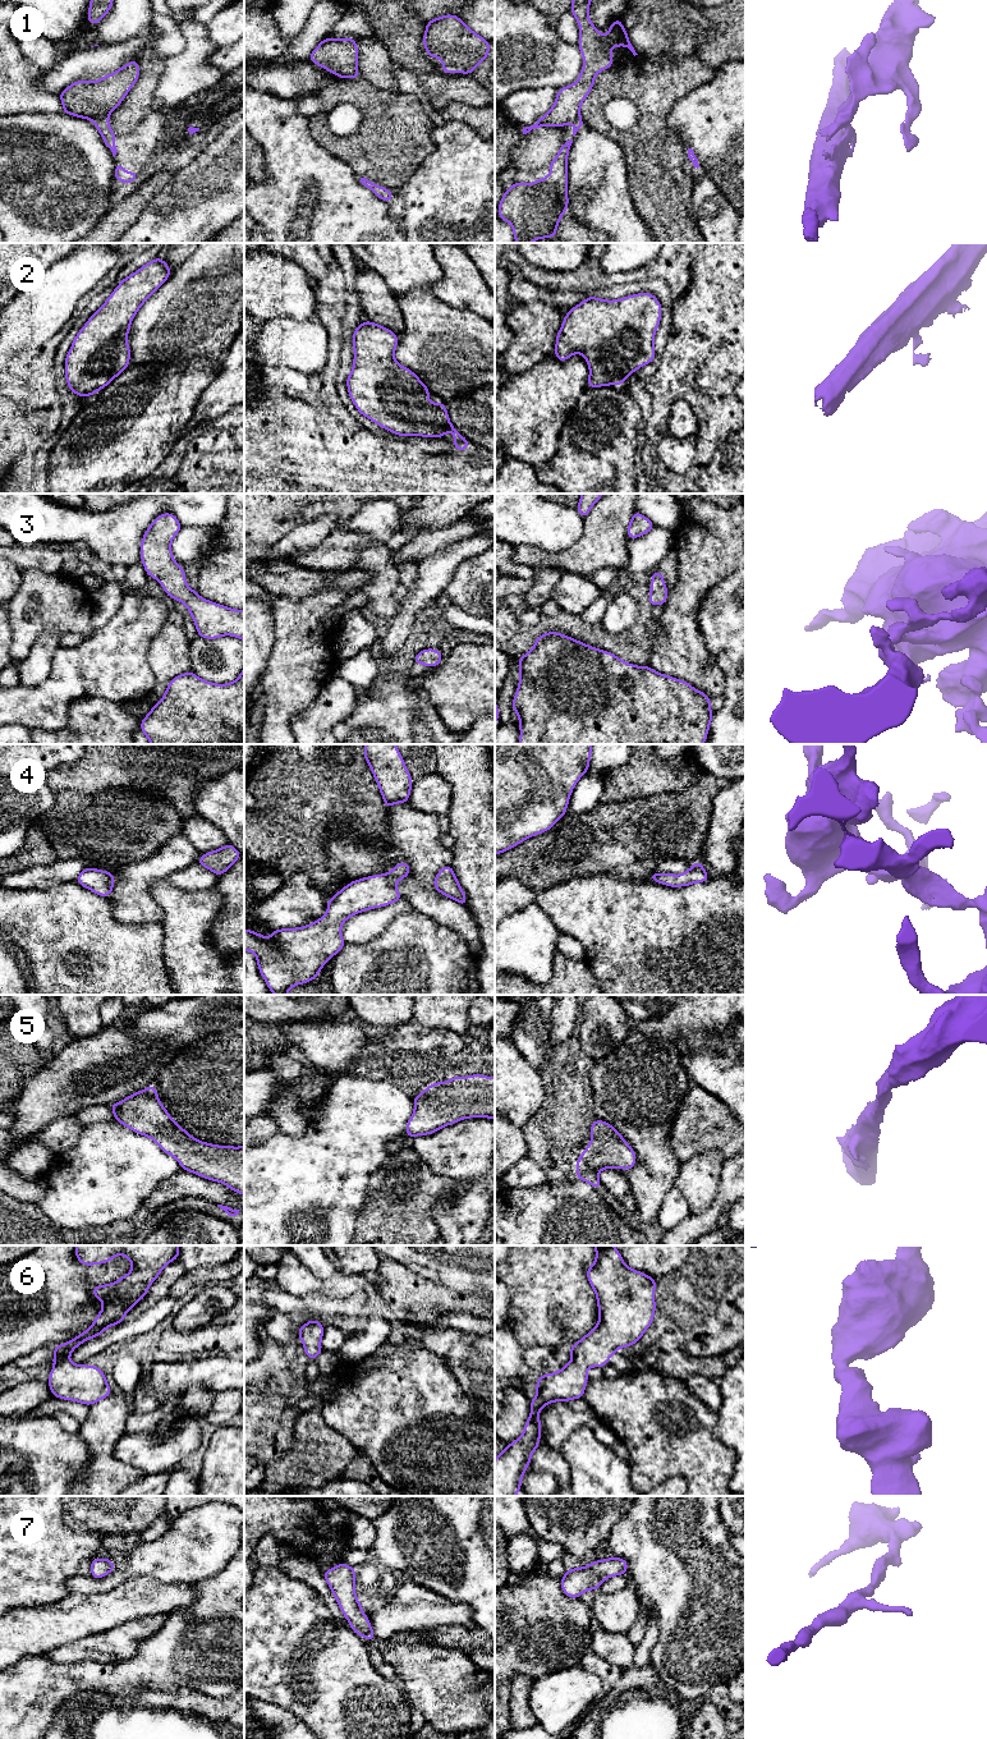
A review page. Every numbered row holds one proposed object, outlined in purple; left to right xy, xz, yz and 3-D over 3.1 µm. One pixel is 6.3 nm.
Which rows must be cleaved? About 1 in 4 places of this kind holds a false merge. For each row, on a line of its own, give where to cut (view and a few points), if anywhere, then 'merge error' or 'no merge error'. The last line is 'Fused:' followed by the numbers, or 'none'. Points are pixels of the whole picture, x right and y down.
1: cut xy (106, 116), (97, 118), (93, 122); merge error
2: cut none; no merge error
3: cut none; no merge error
4: cut none; no merge error
5: cut none; no merge error
6: cut none; no merge error
7: cut none; no merge error
Fused: 1

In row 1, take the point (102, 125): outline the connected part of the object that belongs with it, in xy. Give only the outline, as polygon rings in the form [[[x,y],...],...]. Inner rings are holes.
[[[107,118],[97,119],[95,121],[95,125],[97,130],[100,132],[105,144],[107,146],[107,148],[113,152],[113,156],[115,157],[118,152],[116,146],[115,146],[115,133],[109,125],[109,119]]]

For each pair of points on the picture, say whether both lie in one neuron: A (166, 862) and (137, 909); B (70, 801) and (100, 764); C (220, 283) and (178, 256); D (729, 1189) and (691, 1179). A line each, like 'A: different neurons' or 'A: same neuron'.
A: same neuron
B: different neurons
C: different neurons
D: different neurons

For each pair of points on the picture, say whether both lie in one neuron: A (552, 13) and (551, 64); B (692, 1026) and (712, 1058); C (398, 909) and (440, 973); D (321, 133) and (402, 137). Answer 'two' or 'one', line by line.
A: two
B: two
C: two
D: one

